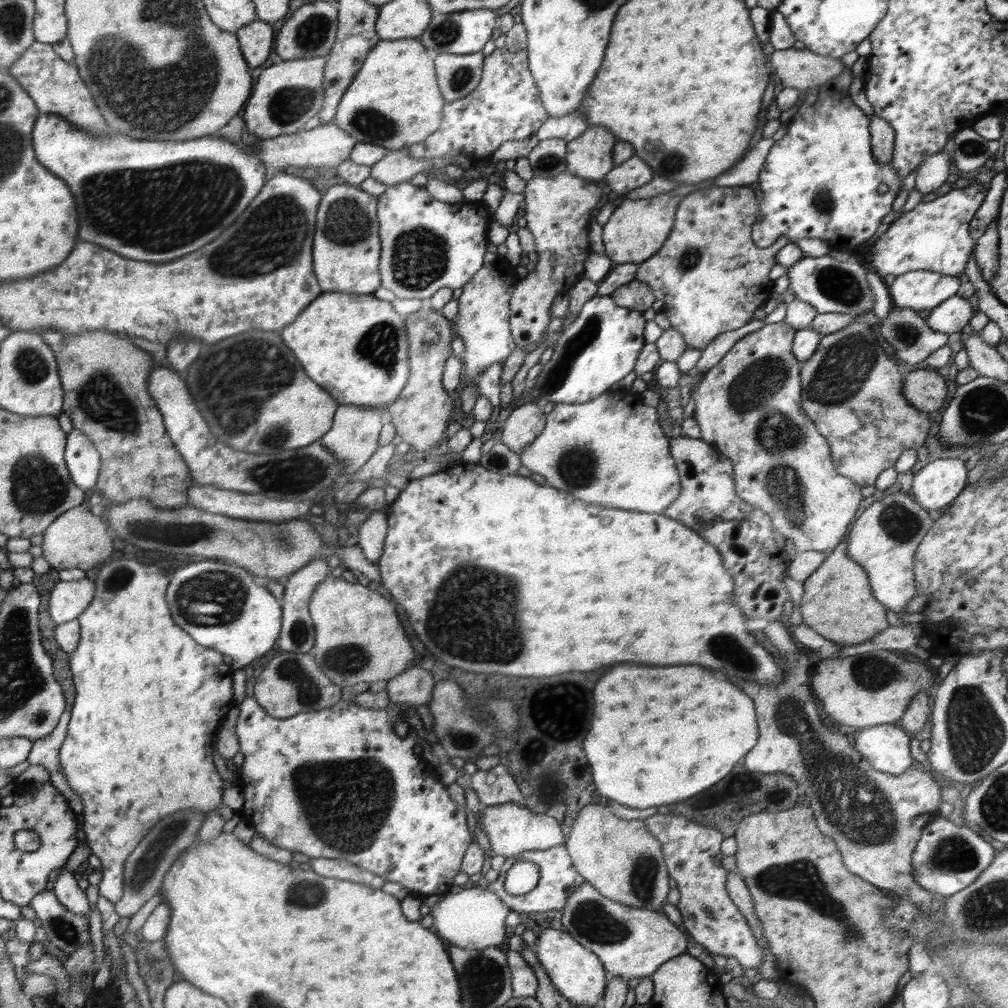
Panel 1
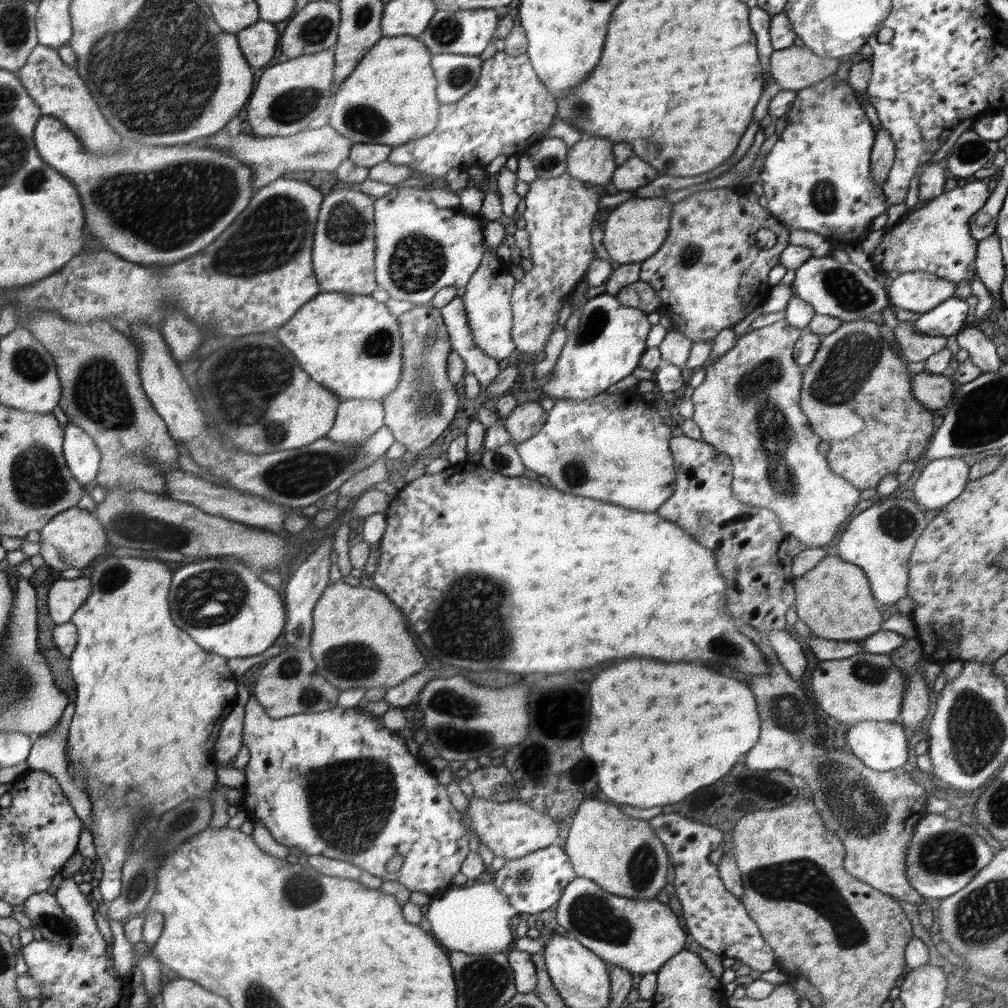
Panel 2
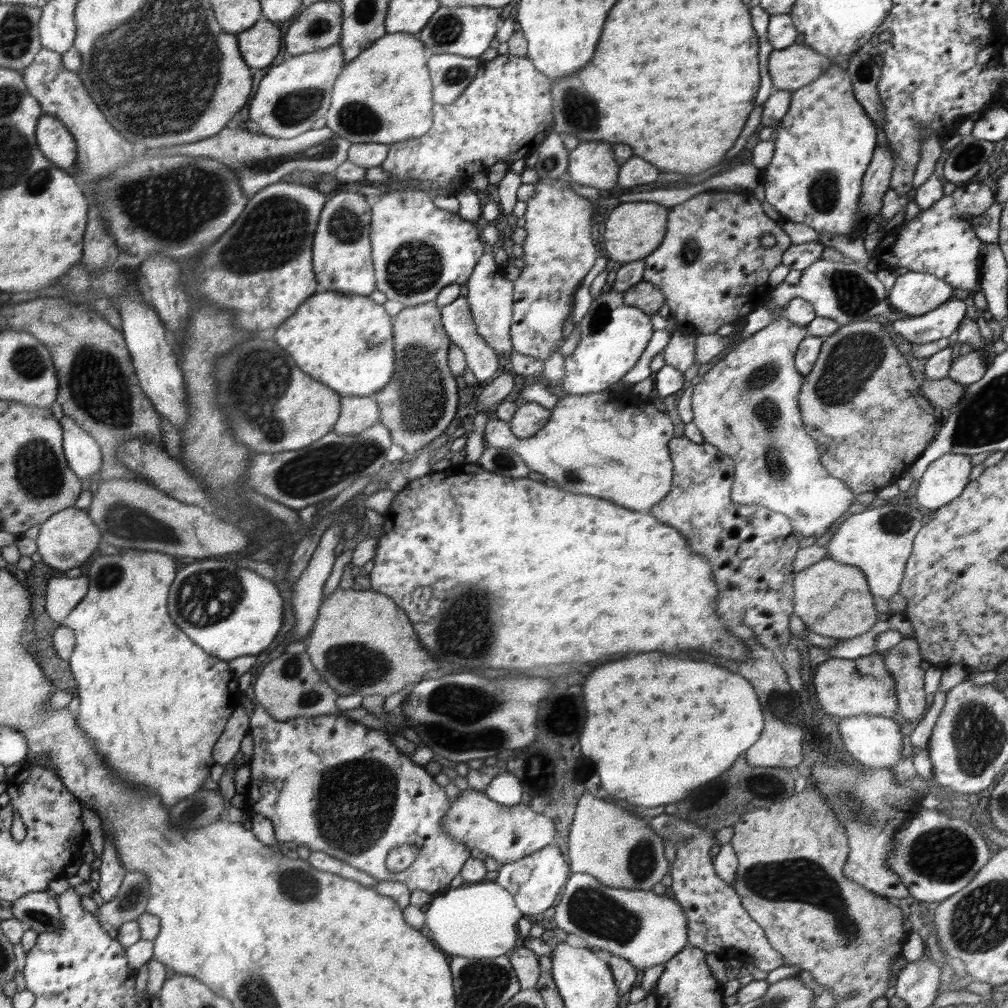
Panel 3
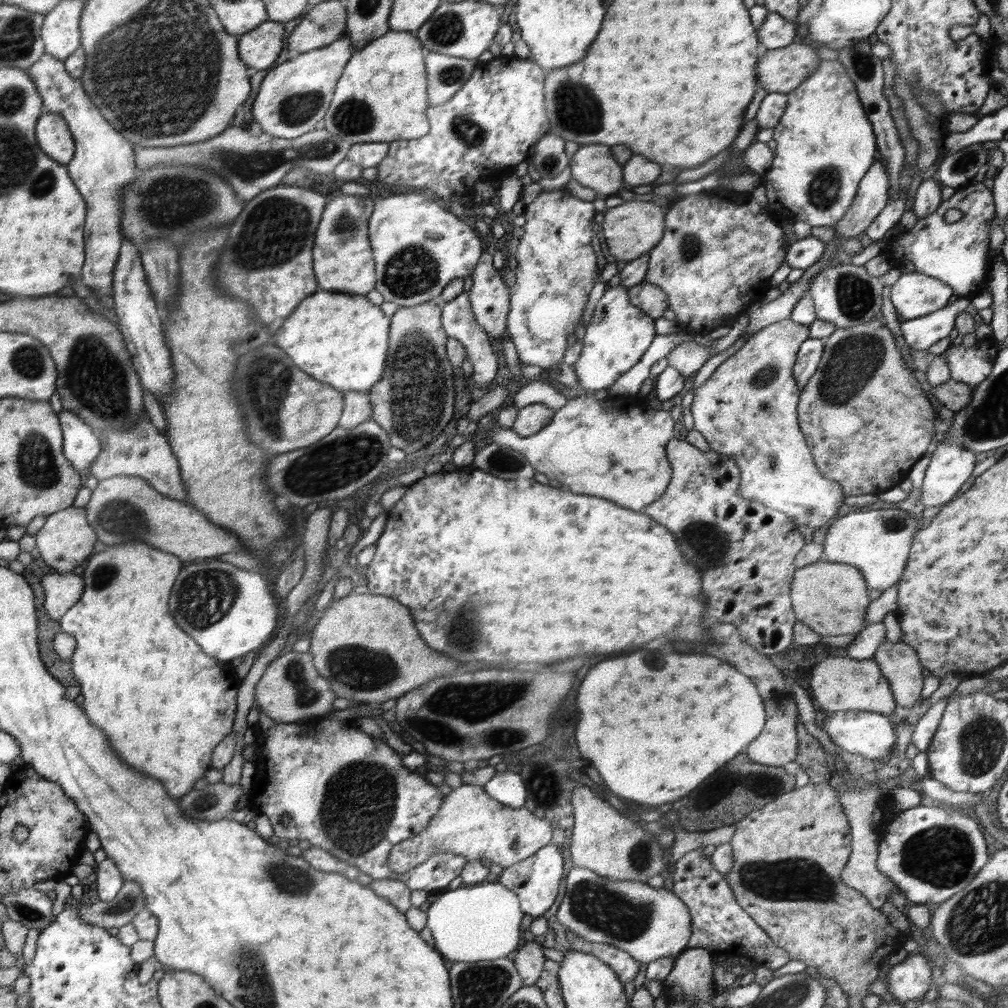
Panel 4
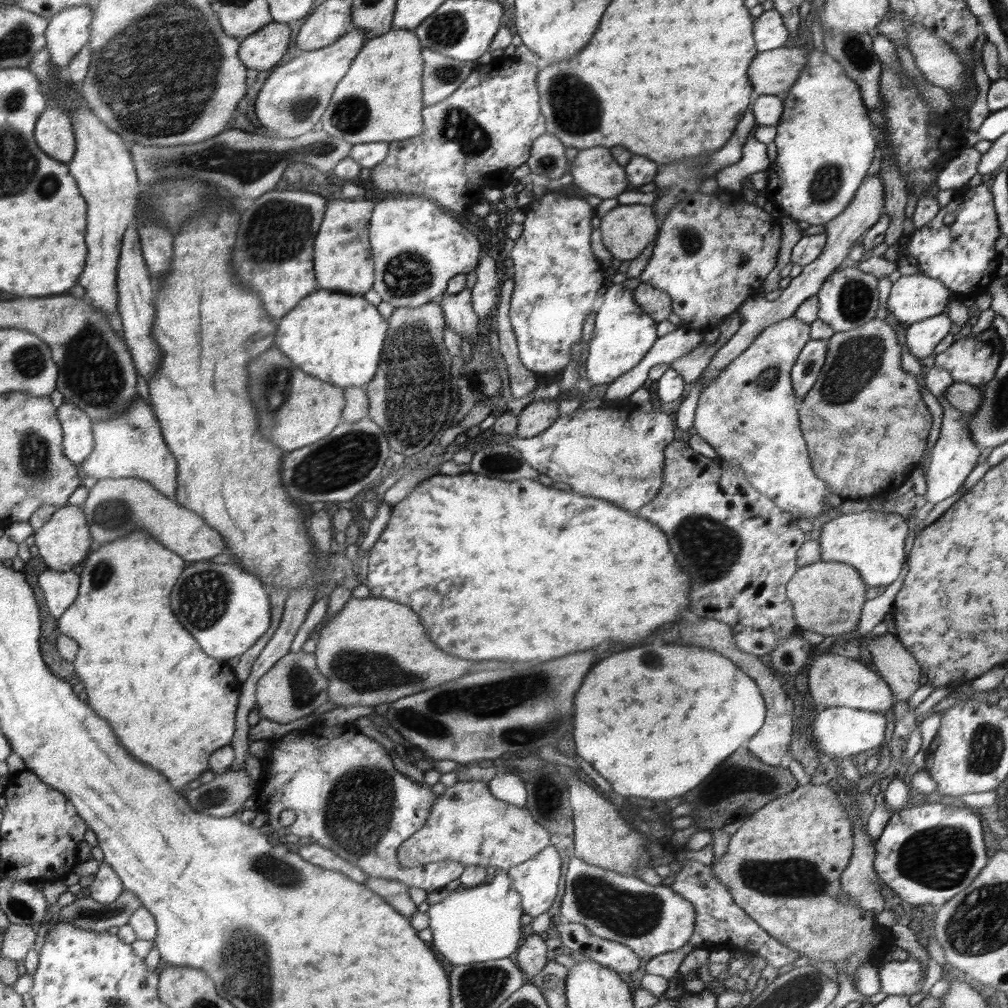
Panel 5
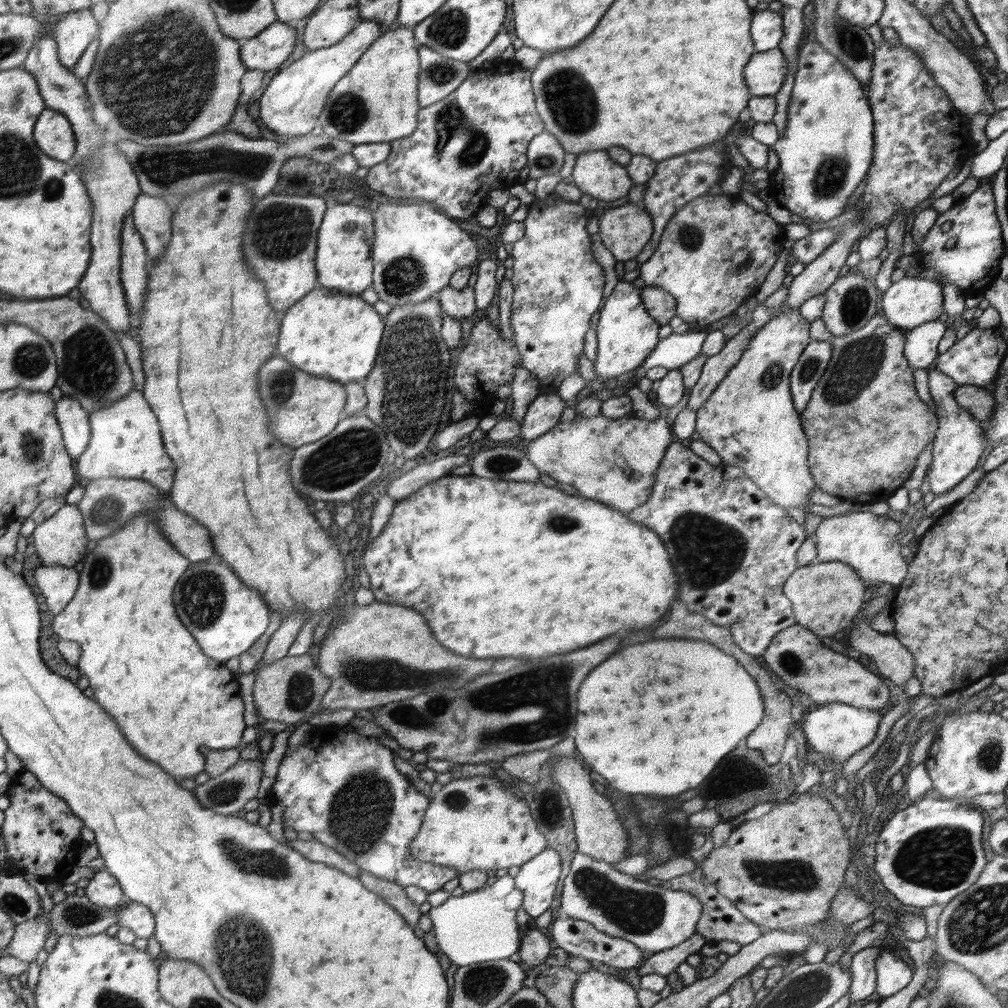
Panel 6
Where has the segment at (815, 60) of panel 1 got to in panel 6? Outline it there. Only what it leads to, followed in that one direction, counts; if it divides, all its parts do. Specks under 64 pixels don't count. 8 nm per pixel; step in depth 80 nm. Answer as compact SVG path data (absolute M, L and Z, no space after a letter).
M778 48L754 53L744 68L744 78L752 97L775 95L786 78L785 54Z

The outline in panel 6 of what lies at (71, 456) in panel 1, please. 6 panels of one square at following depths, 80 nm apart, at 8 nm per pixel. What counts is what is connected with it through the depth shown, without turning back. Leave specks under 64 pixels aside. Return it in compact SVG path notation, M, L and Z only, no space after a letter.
M63 395L57 400L57 419L62 428L62 438L68 454L78 458L89 445L92 424L89 414L76 399Z

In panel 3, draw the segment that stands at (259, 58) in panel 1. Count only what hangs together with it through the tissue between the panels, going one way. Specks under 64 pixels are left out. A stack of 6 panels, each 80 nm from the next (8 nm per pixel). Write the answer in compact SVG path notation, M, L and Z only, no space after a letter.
M266 18L258 21L252 28L238 34L241 54L254 68L270 66L280 52L280 28Z

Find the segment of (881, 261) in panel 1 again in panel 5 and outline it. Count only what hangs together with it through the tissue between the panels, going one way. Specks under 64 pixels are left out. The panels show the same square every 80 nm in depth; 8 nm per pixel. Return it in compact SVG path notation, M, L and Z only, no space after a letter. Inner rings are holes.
M981 183L966 190L962 197L954 197L929 224L912 233L903 256L916 264L919 273L942 282L959 296L978 295L999 279L997 270L1003 257L994 250L999 233L992 193ZM946 214L954 214L954 222L945 224Z

